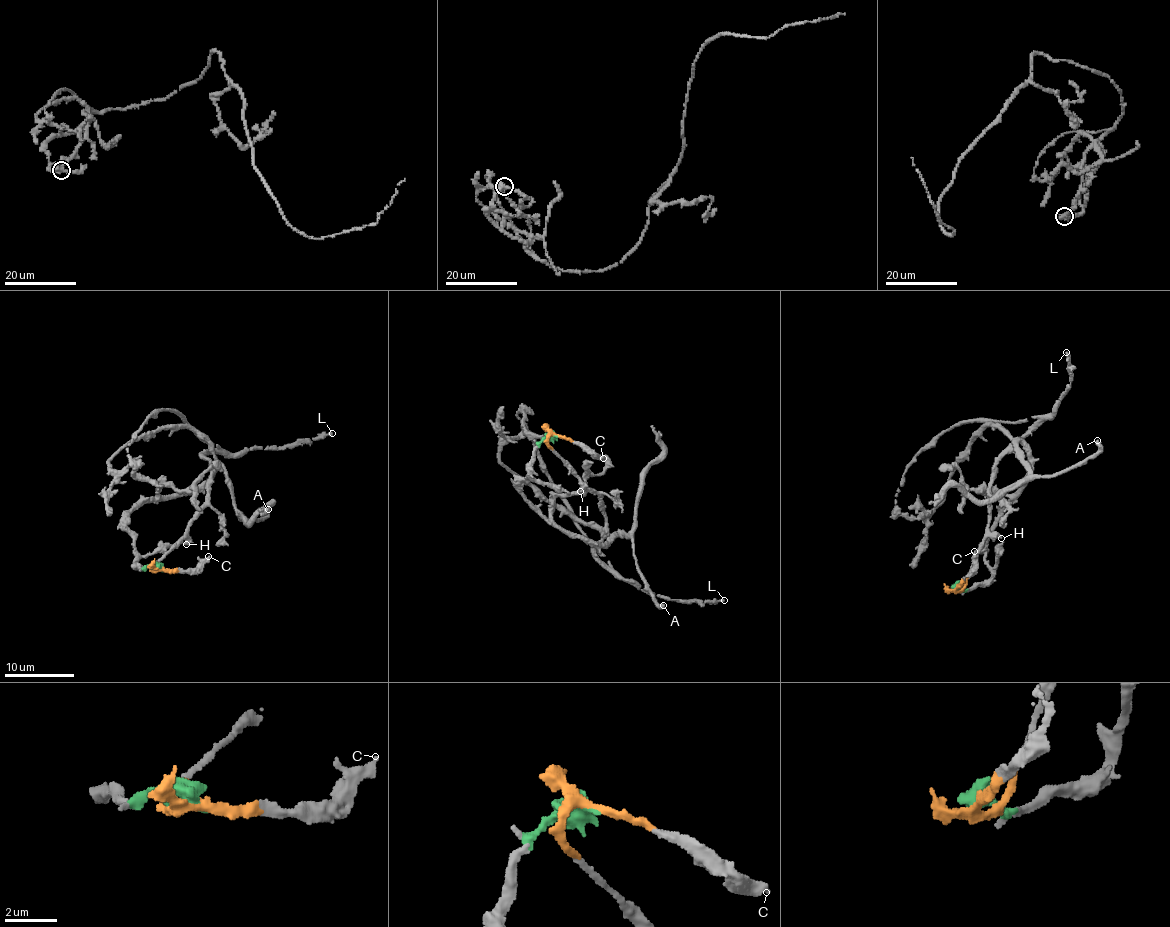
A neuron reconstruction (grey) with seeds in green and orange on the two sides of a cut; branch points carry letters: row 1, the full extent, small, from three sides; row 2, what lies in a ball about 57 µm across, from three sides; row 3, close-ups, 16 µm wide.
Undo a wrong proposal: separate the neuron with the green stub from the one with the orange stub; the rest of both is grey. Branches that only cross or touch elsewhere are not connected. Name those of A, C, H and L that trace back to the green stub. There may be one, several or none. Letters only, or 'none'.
A

